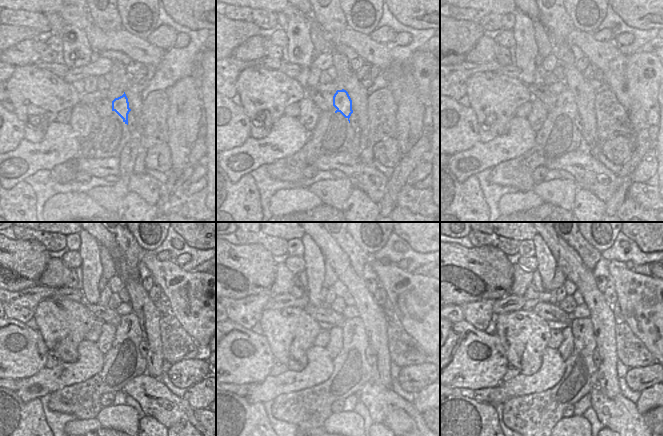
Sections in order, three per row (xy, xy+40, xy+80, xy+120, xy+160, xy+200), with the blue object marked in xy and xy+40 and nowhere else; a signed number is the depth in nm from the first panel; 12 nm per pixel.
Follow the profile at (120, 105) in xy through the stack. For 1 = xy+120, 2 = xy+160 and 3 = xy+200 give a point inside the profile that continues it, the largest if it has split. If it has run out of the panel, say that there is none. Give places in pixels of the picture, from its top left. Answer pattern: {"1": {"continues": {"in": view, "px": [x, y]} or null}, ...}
{"1": {"continues": {"in": "xy+120", "px": [119, 327]}}, "2": {"continues": {"in": "xy+160", "px": [342, 324]}}, "3": {"continues": {"in": "xy+200", "px": [566, 319]}}}

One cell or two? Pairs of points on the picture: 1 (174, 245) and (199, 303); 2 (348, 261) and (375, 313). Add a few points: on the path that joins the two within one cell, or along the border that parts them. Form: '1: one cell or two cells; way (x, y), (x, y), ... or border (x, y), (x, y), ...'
1: two cells; border (182, 268), (190, 272)
2: one cell; way (354, 274), (365, 287), (369, 300)

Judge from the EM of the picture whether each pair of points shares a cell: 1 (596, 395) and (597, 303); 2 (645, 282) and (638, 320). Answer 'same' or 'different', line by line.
1: different
2: same

